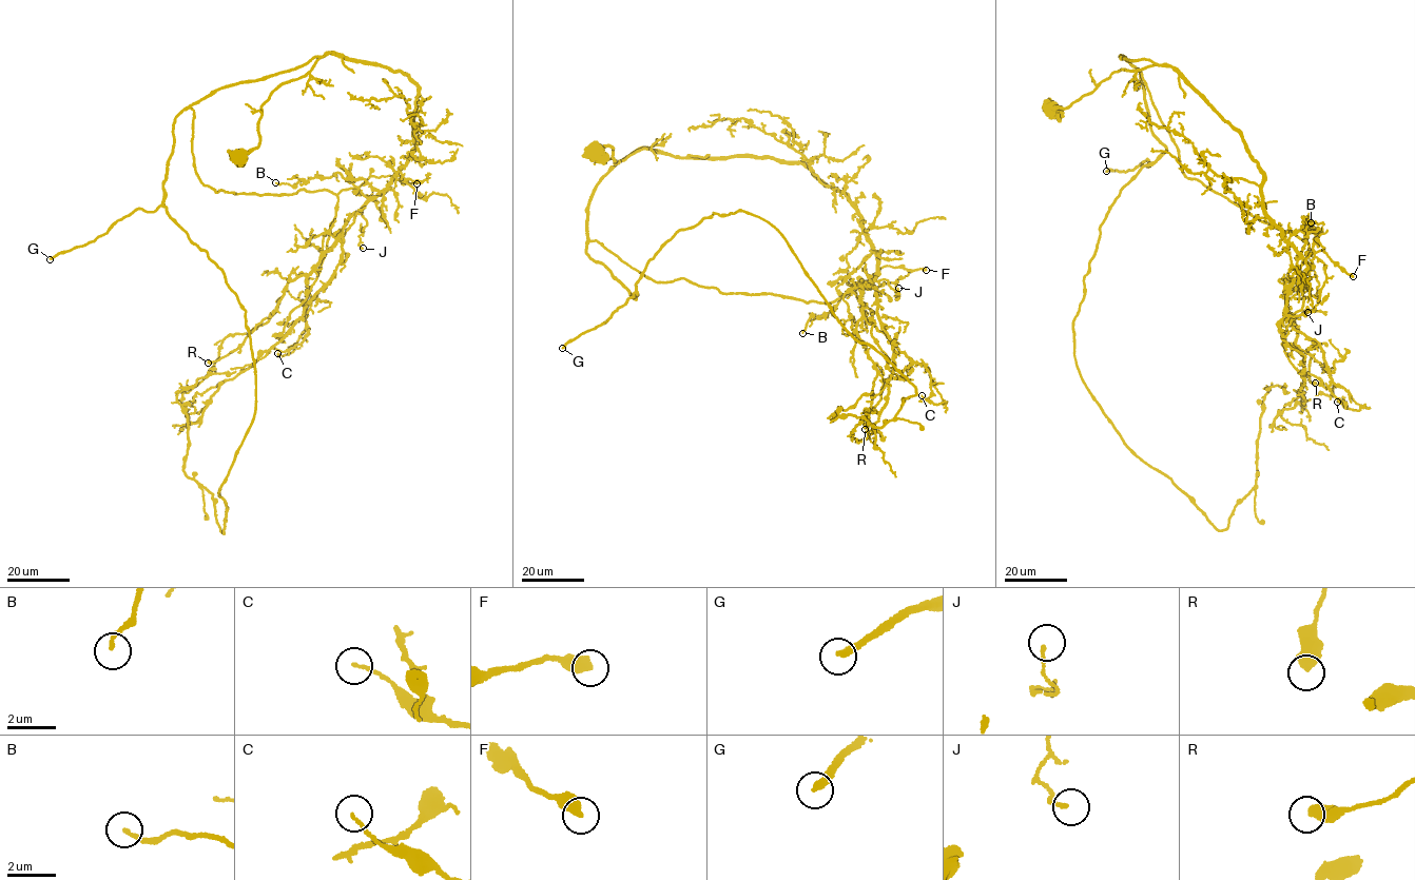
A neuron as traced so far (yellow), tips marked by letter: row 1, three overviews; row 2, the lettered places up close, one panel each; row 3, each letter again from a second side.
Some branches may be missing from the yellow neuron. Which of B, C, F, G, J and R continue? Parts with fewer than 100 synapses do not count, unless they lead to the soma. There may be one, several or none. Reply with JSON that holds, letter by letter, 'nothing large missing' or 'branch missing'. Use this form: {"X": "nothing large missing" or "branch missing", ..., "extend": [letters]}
{"B": "nothing large missing", "C": "nothing large missing", "F": "nothing large missing", "G": "branch missing", "J": "nothing large missing", "R": "nothing large missing", "extend": ["G"]}

